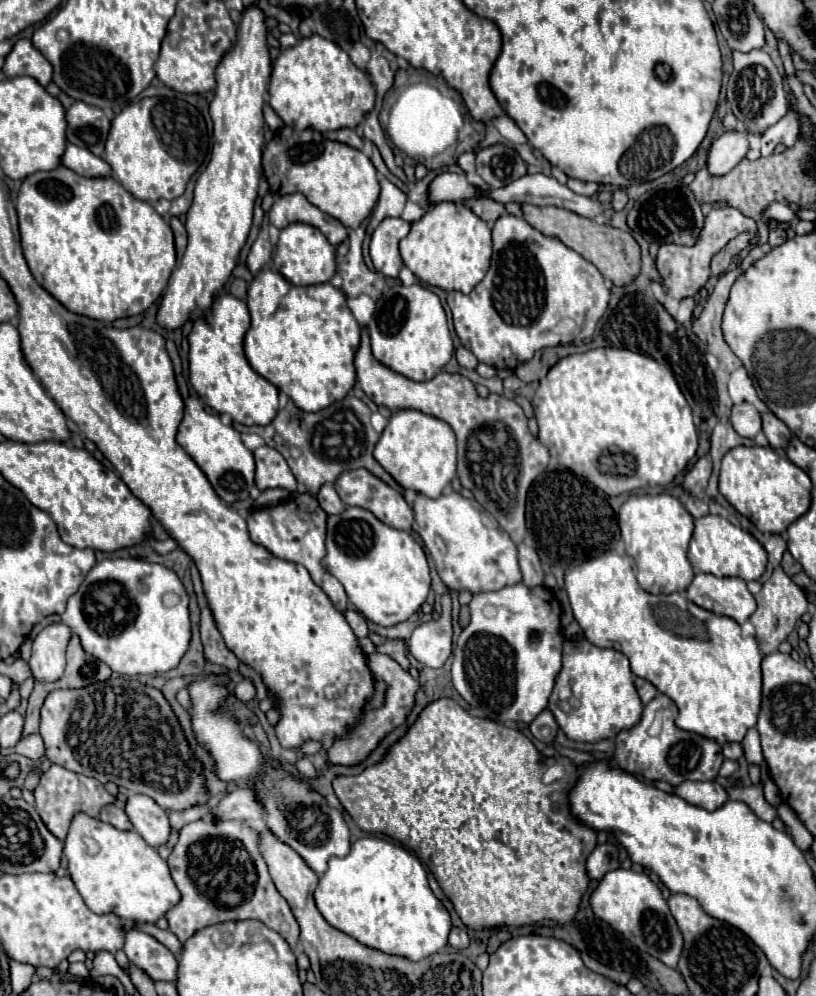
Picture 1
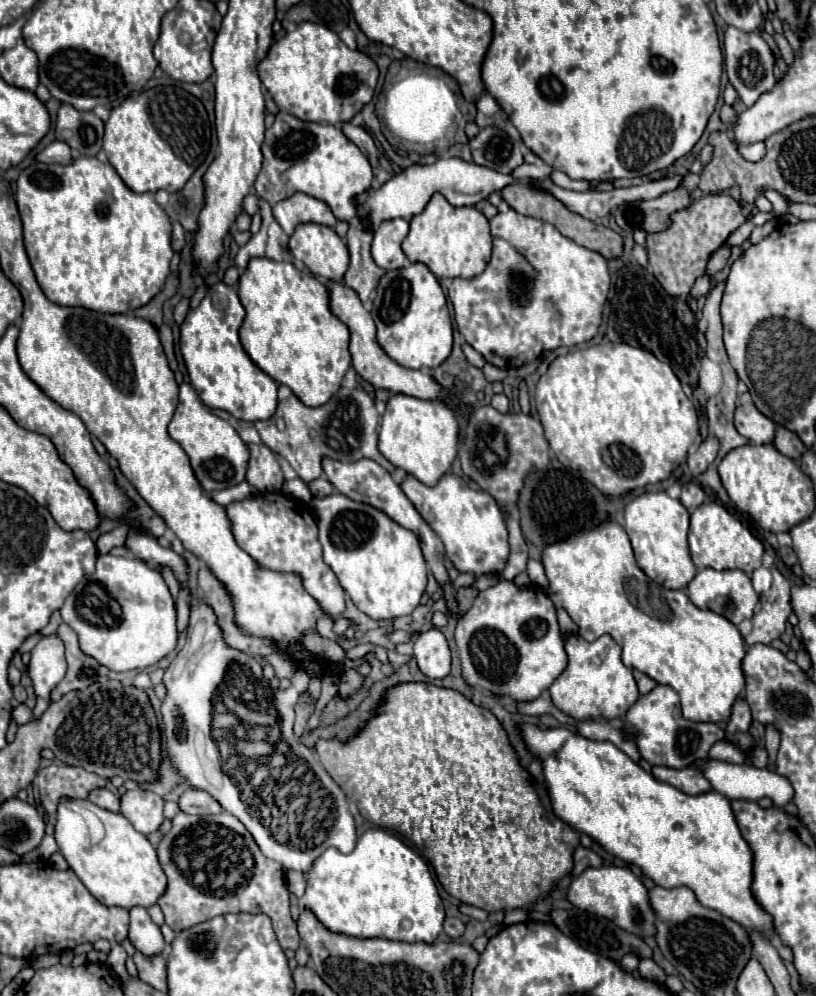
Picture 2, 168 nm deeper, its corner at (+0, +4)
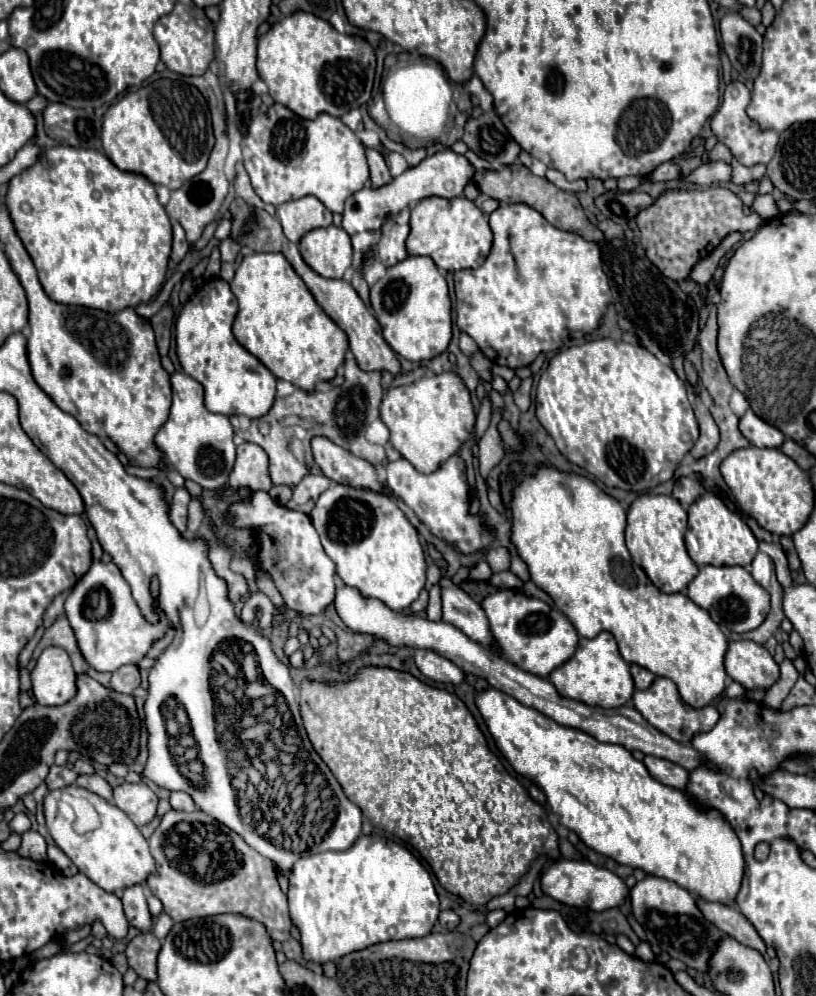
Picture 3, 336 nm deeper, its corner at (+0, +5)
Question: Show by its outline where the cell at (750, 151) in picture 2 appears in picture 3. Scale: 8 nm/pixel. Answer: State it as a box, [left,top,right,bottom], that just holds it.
[711,79,779,165]

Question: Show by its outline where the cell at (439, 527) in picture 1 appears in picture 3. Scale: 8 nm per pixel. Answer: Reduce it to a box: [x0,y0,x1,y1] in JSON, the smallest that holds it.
[385,455,493,553]

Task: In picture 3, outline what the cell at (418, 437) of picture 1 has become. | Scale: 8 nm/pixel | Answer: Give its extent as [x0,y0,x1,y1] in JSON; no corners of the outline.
[381,371,475,473]

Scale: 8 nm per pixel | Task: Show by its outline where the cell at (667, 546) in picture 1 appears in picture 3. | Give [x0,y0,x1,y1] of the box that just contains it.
[627,495,697,593]

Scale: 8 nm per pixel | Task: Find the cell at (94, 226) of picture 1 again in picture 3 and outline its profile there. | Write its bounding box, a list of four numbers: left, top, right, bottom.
[5,145,171,313]

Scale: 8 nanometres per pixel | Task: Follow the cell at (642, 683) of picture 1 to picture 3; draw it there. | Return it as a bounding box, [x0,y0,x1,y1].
[631,665,655,689]

